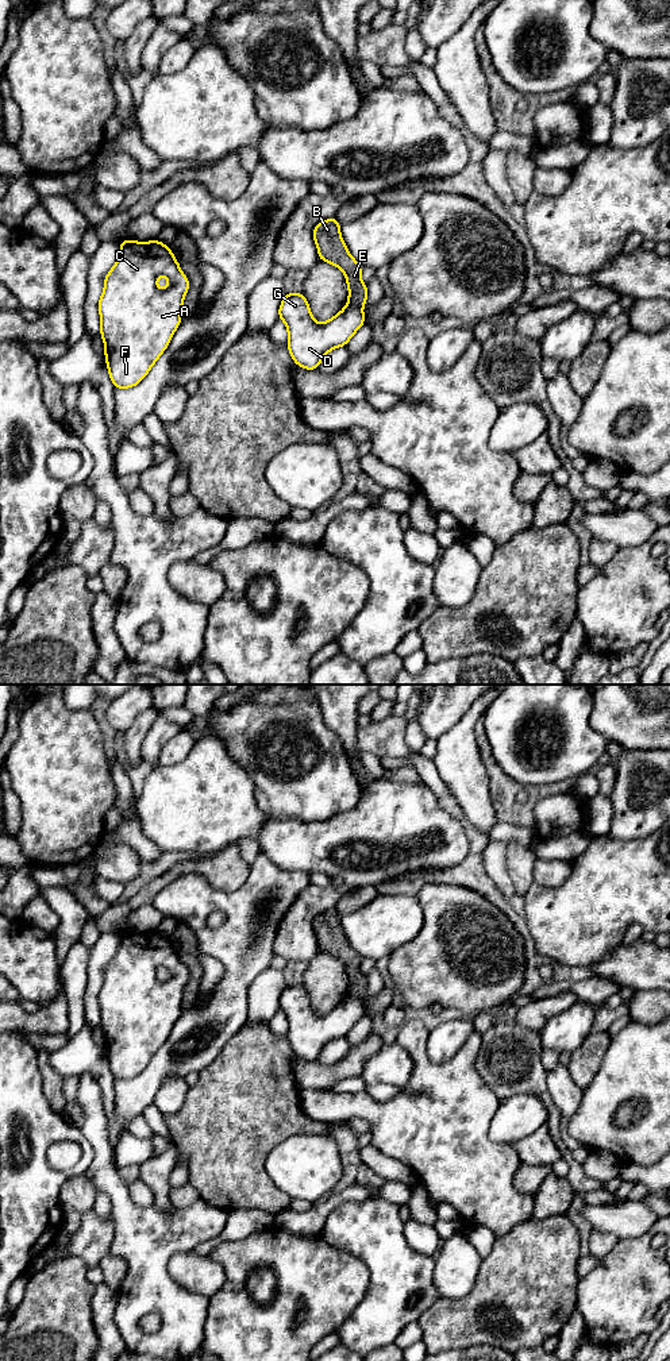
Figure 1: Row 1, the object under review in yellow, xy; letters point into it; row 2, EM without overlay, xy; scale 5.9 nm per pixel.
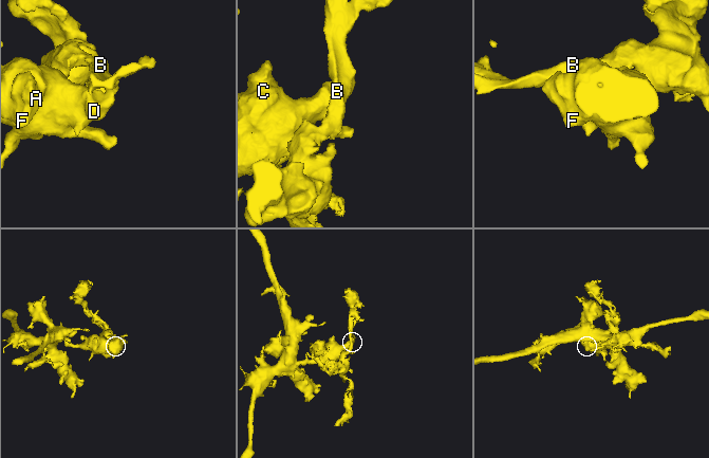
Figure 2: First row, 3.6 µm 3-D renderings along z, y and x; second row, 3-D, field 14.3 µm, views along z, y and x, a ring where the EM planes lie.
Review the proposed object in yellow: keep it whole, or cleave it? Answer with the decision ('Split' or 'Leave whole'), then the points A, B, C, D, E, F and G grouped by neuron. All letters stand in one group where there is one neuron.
Split. Groups: A C D F G / B E

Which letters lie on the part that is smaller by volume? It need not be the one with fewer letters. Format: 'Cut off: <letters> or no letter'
Cut off: B, E

